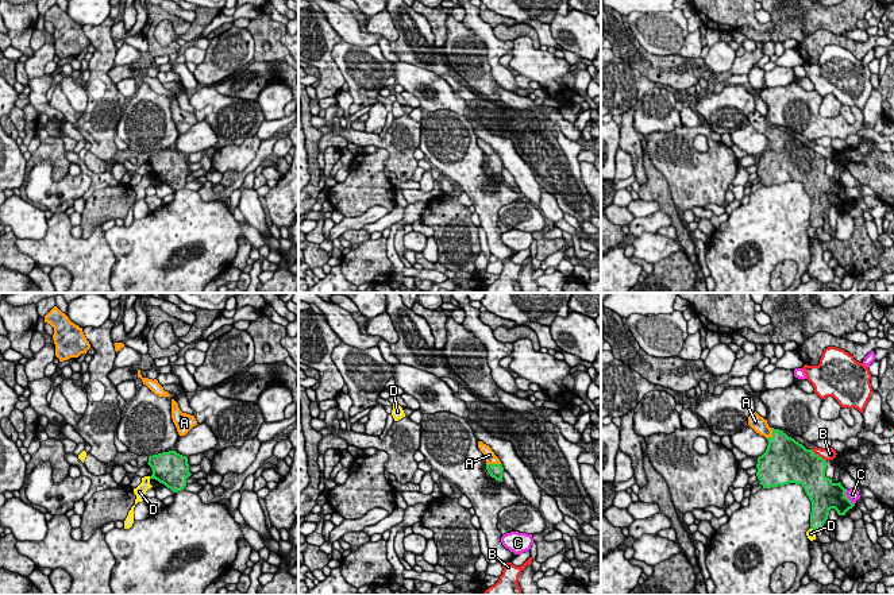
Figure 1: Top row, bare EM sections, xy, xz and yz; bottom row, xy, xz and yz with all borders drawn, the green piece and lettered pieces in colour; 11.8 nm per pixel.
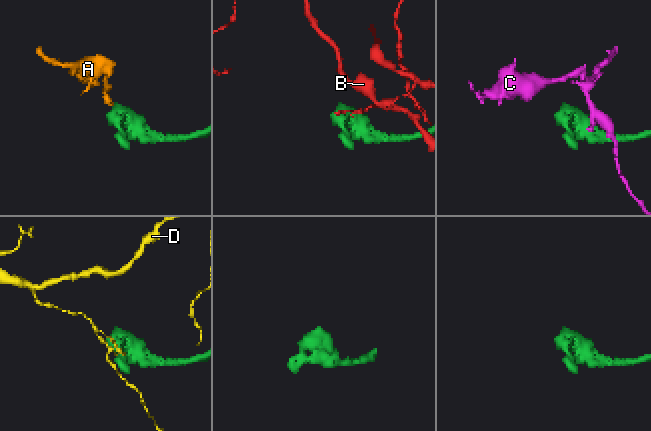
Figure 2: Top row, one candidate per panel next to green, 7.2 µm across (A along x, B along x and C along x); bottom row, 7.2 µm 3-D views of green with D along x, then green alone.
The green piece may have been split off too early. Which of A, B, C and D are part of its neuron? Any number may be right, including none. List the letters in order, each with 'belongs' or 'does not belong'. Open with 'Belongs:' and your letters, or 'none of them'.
Belongs: A
A: belongs
B: does not belong
C: does not belong
D: does not belong

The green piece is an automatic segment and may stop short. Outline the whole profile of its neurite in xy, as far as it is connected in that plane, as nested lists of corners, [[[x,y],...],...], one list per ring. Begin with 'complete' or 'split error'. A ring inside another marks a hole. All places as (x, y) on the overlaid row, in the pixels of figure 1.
complete; [[[176,451],[153,455],[149,457],[147,464],[153,470],[150,479],[158,480],[173,492],[182,491],[186,486],[186,479],[192,475],[188,457]]]

